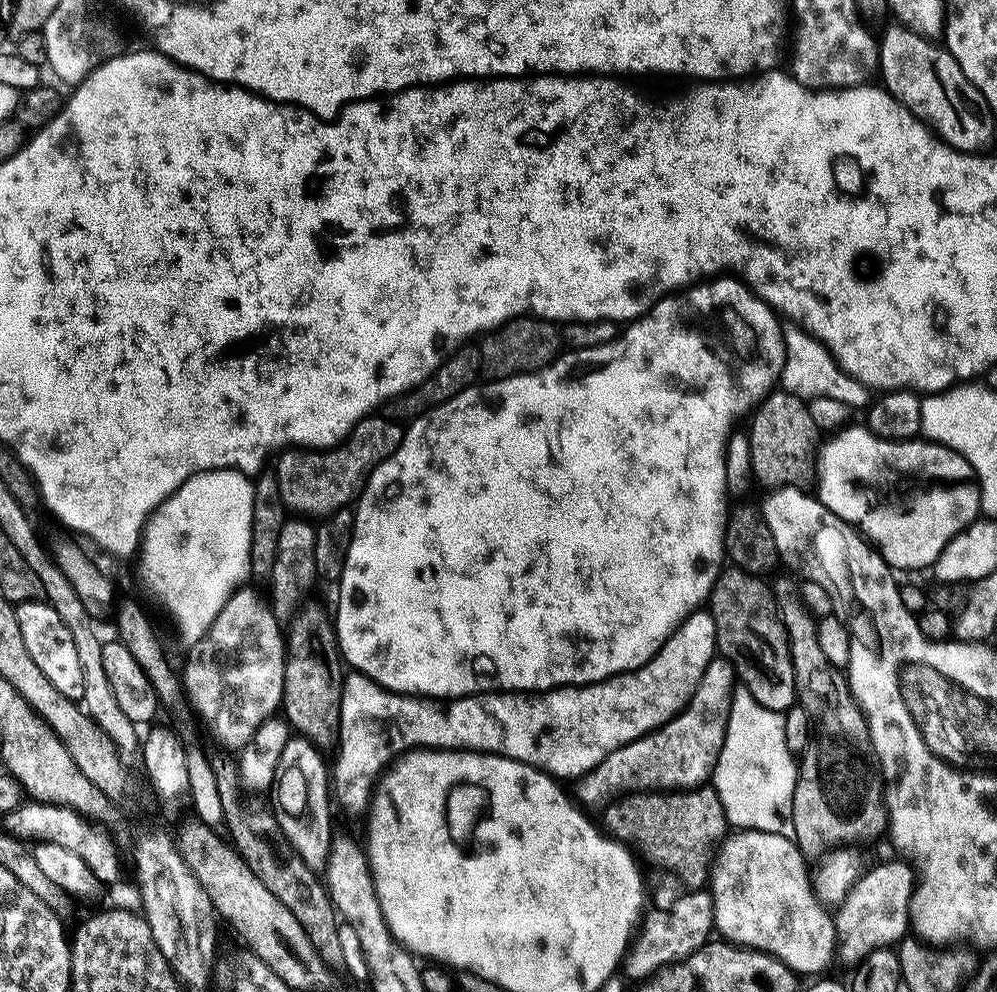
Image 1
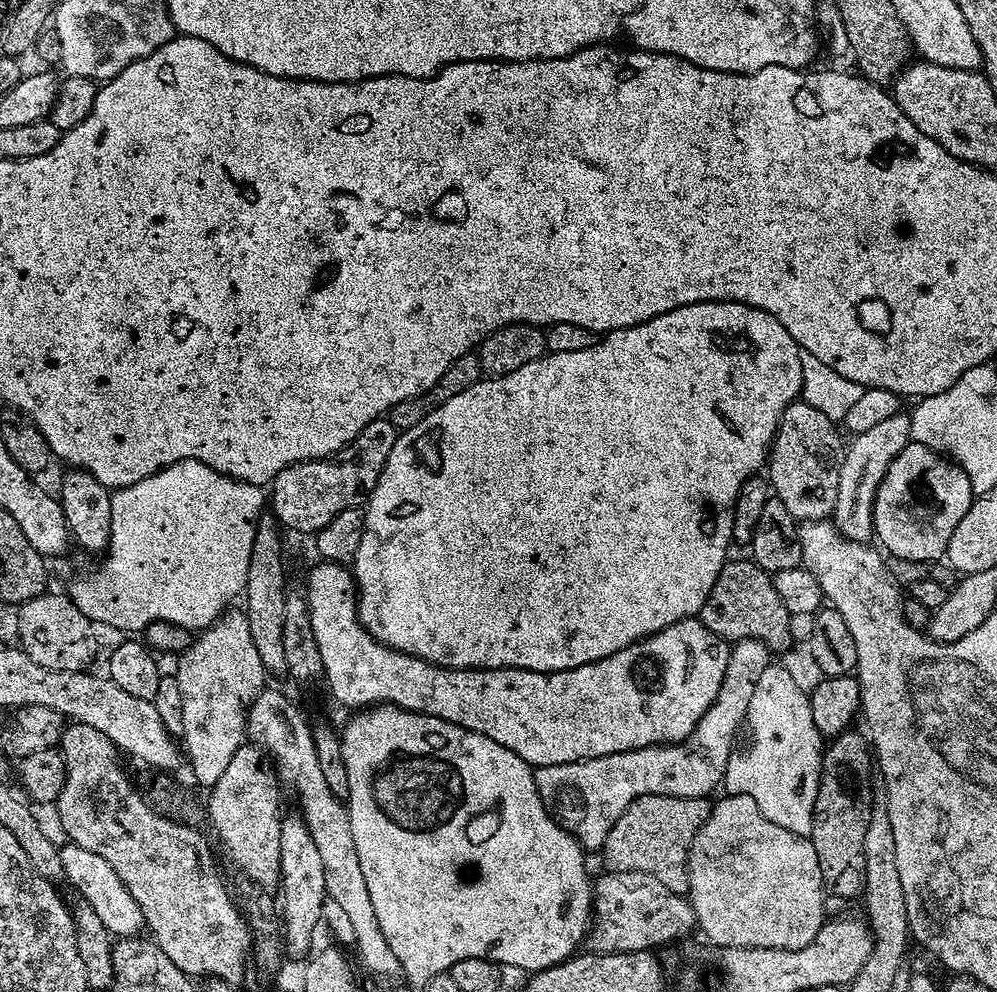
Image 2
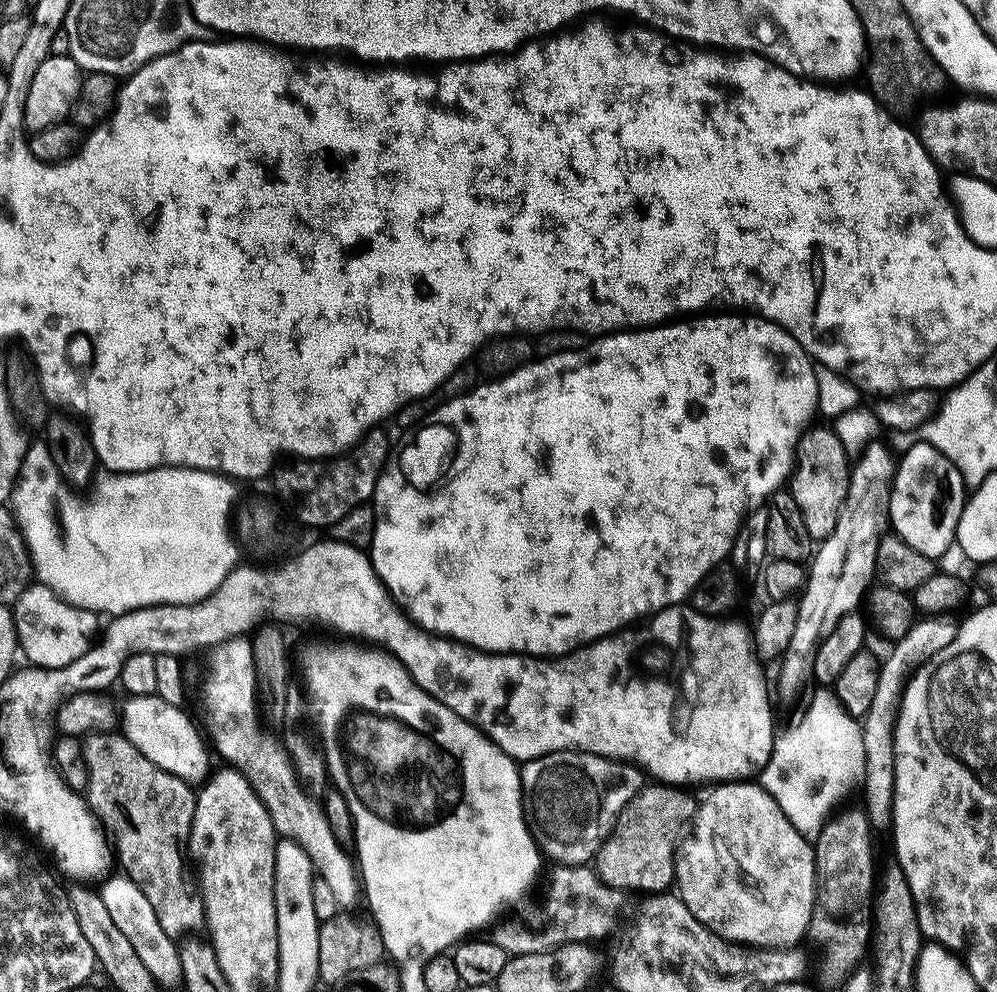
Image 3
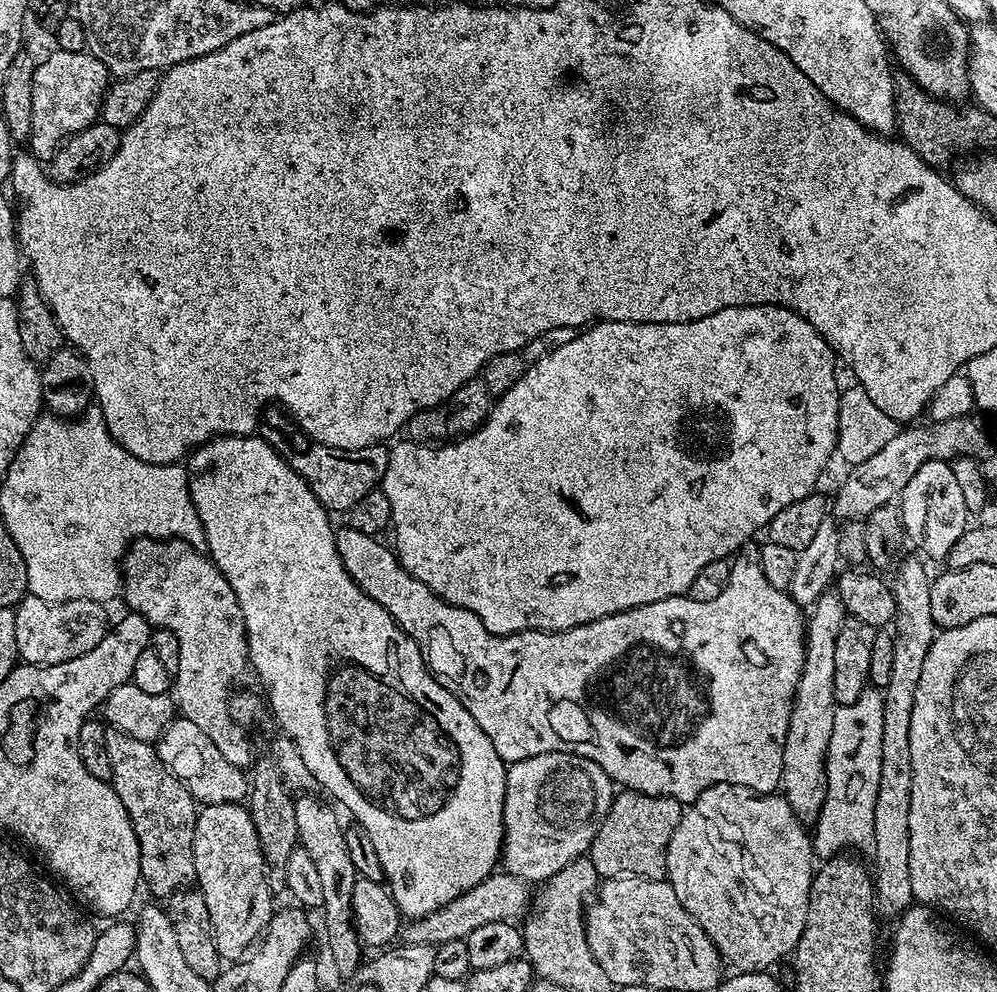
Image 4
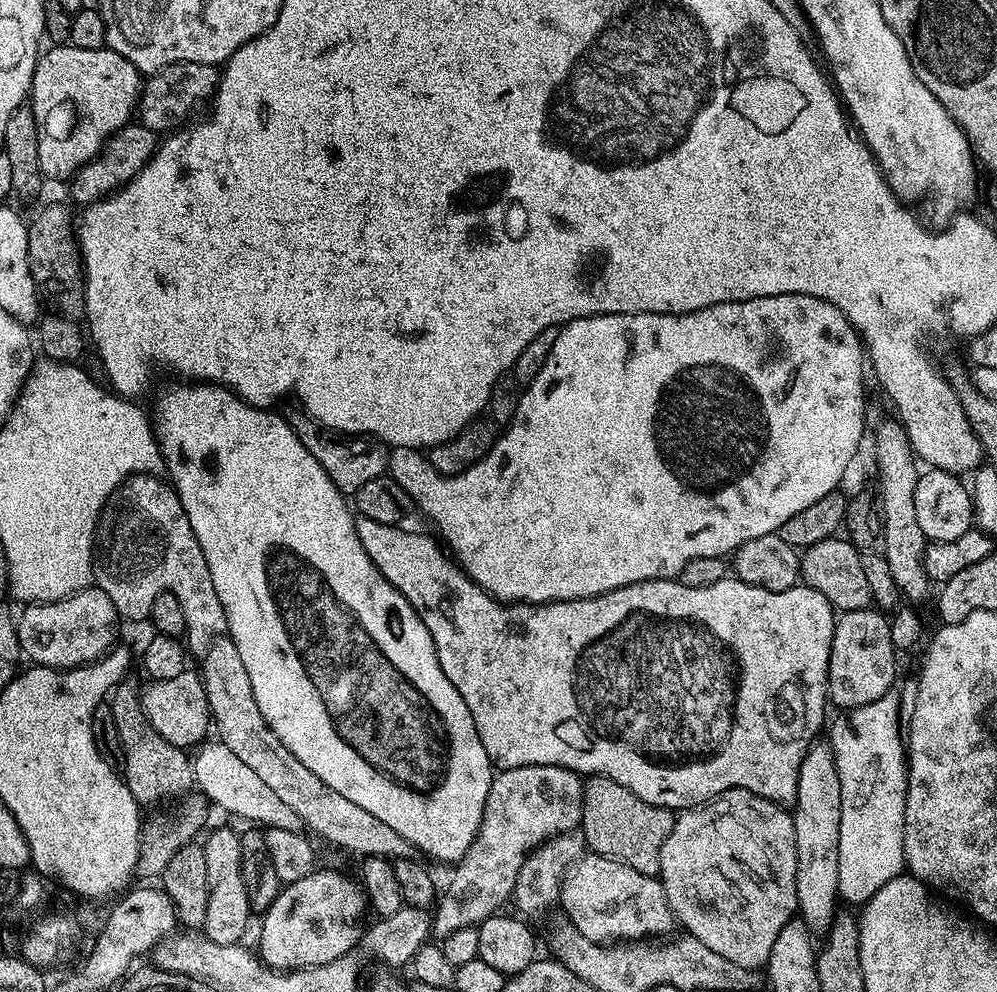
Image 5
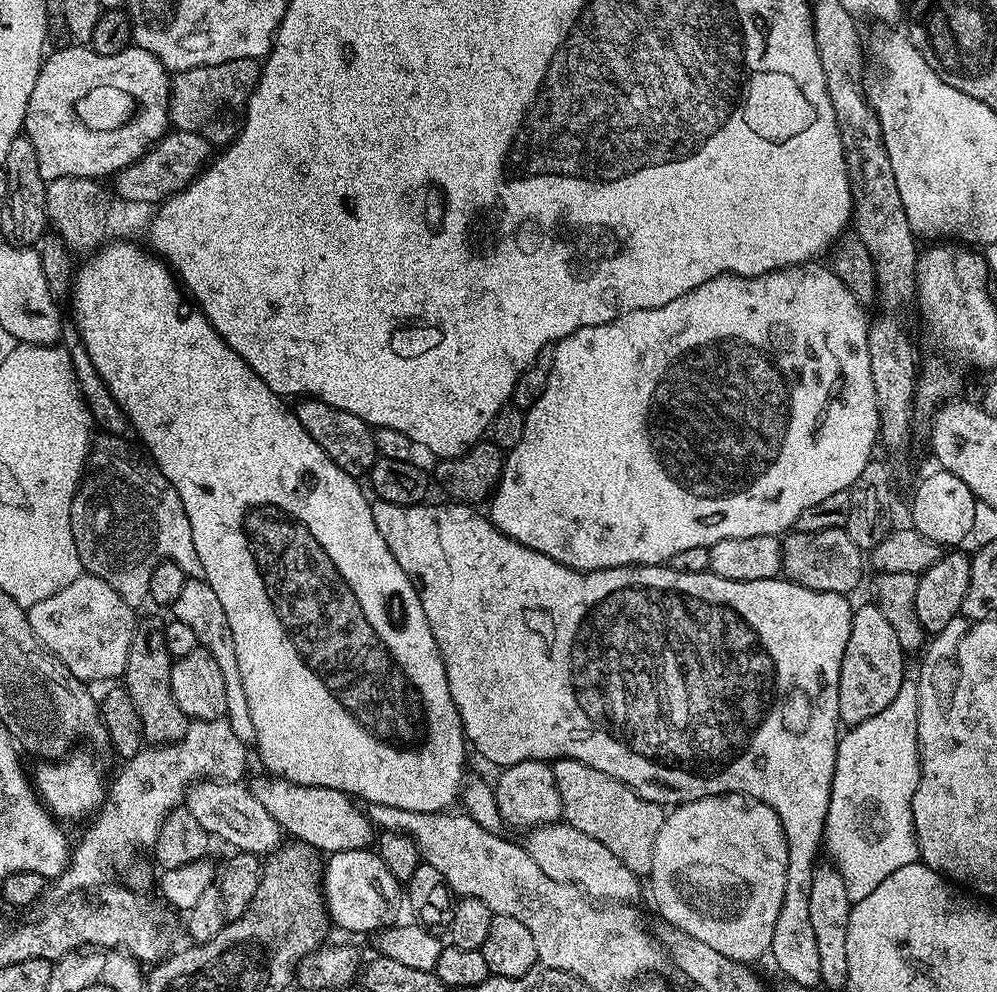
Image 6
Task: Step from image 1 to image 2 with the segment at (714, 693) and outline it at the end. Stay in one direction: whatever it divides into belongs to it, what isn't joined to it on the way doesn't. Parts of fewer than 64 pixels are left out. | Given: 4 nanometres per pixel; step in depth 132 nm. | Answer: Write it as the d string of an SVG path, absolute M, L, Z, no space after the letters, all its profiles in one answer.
M735 641L728 649L726 674L722 678L722 686L718 690L718 698L708 707L708 712L702 716L698 726L685 740L679 744L657 746L654 748L639 748L629 752L615 752L589 760L575 760L562 762L558 766L542 766L532 773L534 782L538 786L538 794L546 806L546 810L557 824L571 834L585 850L603 849L606 838L618 822L618 818L639 796L648 794L662 794L663 796L677 796L678 798L711 797L715 788L719 789L724 783L726 766L732 757L736 740L736 730L745 723L750 706L750 698L754 698L754 686L758 678L770 667L770 656L748 656L748 644Z

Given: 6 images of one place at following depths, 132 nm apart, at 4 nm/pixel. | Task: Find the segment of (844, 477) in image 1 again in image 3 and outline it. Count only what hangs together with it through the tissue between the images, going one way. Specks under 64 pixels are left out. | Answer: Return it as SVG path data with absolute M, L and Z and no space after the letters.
M916 443L906 449L896 465L896 476L892 479L890 528L901 536L918 554L933 558L944 556L948 547L956 544L956 531L966 501L964 475L943 456L939 449L926 443Z

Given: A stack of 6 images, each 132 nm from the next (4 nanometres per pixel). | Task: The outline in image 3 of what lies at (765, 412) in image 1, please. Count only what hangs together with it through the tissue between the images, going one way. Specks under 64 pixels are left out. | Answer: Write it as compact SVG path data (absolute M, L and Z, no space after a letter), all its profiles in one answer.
M828 426L816 427L809 427L801 438L800 445L796 448L796 466L790 477L792 497L802 510L802 520L806 522L806 530L813 542L822 541L834 534L834 526L838 526L838 514L846 498L850 471L850 457L843 449L838 434Z

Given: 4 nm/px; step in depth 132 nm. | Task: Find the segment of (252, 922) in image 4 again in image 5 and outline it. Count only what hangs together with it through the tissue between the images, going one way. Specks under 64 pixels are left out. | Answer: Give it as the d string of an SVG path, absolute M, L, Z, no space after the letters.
M216 828L208 836L208 841L203 841L202 847L206 854L206 878L208 879L208 901L206 902L206 918L204 919L204 927L202 929L203 935L207 936L209 940L218 942L219 944L239 944L245 938L244 931L248 928L248 916L252 912L250 902L246 898L246 882L242 882L242 850L240 849L240 838L237 829L232 828Z

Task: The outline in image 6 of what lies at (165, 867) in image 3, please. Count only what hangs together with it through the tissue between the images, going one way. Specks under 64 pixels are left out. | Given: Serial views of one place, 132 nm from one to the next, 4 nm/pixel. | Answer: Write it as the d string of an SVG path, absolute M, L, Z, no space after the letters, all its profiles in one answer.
M141 619L130 642L130 654L122 677L122 687L128 692L134 709L141 719L141 734L149 745L178 744L190 723L188 716L178 710L170 690L170 670L173 657L166 650L164 624L156 620Z

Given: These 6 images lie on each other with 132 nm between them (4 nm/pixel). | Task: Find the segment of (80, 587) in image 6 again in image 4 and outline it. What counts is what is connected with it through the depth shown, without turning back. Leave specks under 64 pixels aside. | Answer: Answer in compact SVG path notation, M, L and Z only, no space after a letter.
M25 595L14 608L17 657L26 664L57 664L70 662L70 658L78 658L94 650L94 646L102 642L106 631L104 608L103 603L94 600L71 600L61 604L48 604L37 596Z

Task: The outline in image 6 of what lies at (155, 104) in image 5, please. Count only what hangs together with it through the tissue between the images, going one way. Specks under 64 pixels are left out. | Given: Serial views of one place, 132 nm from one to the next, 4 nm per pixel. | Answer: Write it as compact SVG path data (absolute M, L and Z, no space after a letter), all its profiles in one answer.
M238 58L175 73L168 90L168 119L171 127L177 132L198 134L213 146L231 144L244 123L248 100L260 80L261 67L260 60Z

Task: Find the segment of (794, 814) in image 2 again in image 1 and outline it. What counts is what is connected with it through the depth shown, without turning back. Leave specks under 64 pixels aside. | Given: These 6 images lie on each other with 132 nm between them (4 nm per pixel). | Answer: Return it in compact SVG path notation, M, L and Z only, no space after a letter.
M737 686L732 692L726 738L712 771L710 784L716 789L733 829L770 834L791 833L798 760L787 746L784 719L785 713L759 704L748 688Z

